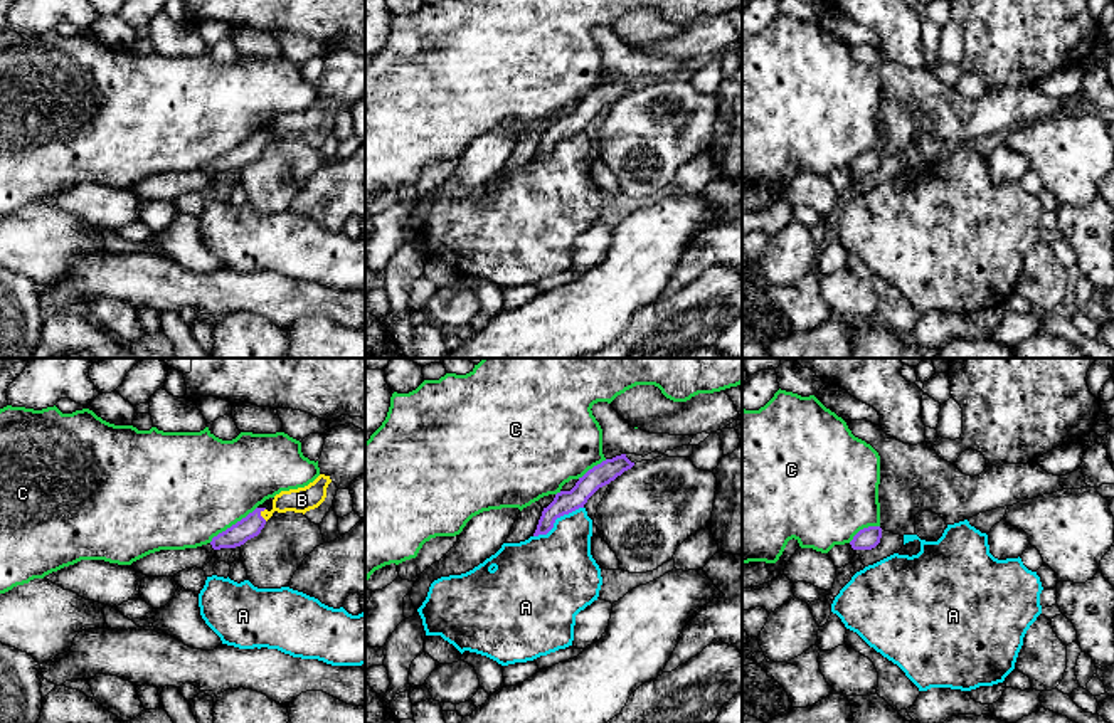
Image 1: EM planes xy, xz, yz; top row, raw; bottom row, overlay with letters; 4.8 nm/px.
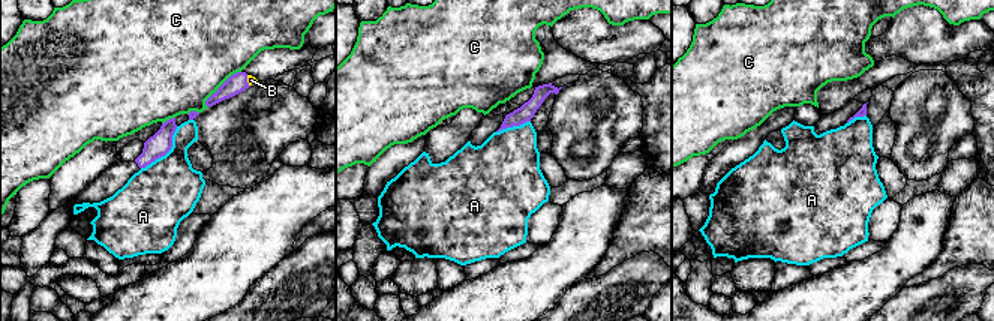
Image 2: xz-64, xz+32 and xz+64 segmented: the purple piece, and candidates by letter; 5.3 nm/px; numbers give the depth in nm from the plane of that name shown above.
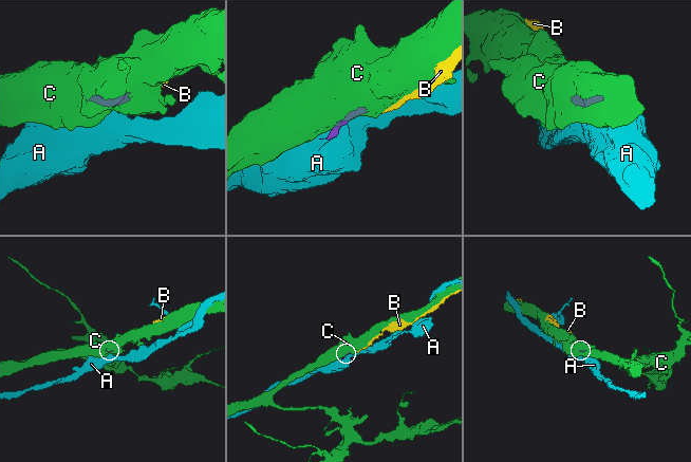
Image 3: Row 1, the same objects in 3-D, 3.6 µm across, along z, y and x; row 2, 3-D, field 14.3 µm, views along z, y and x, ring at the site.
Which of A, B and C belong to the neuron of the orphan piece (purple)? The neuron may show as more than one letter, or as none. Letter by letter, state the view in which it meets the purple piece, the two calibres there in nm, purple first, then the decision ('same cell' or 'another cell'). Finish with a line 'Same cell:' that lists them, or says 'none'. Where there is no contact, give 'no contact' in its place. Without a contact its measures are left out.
A: contact in xz; calibres 110 and 360 nm; another cell
B: contact in xy; calibres 110 and 120 nm; same cell
C: contact in xy; calibres 110 and 500 nm; another cell
Same cell: B

